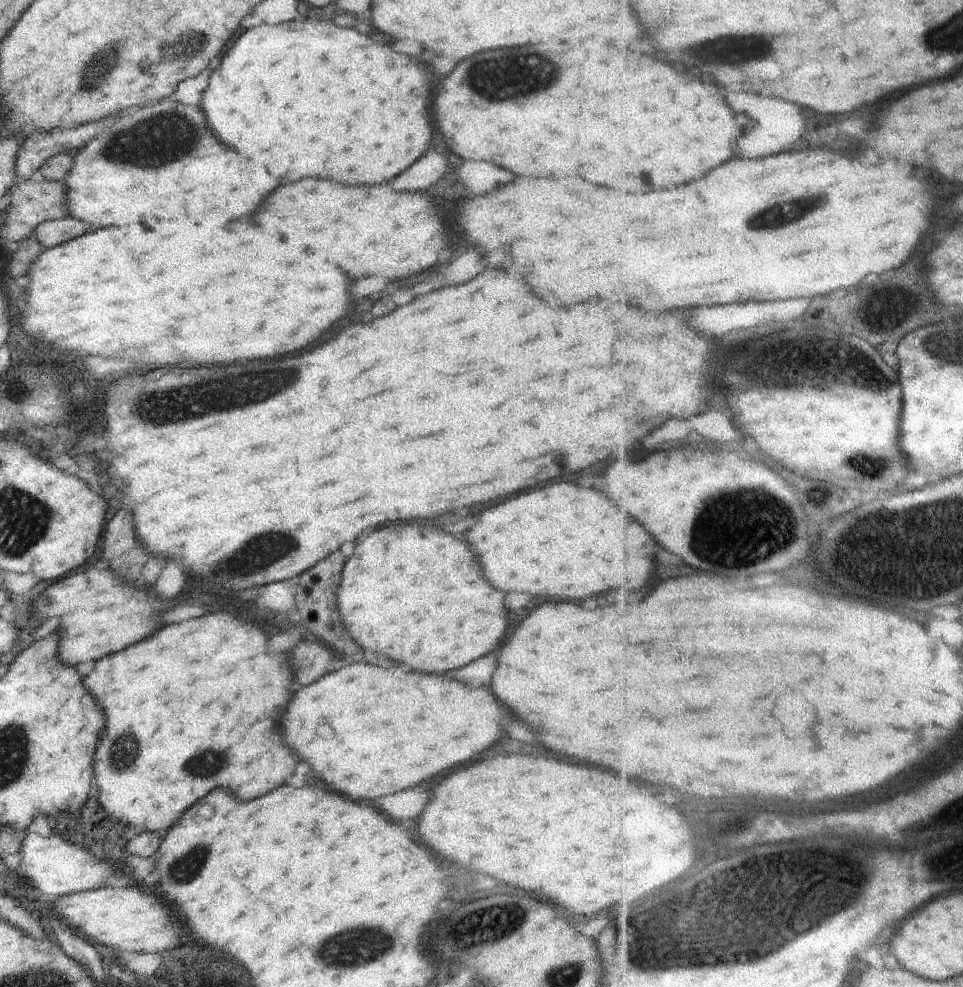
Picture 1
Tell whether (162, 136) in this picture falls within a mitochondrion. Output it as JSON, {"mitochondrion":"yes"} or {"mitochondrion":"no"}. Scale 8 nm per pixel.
{"mitochondrion":"yes"}

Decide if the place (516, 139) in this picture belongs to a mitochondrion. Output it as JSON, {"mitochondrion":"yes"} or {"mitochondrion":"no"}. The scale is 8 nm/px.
{"mitochondrion":"no"}

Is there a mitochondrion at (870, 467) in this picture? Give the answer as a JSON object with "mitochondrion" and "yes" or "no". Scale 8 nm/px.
{"mitochondrion":"yes"}

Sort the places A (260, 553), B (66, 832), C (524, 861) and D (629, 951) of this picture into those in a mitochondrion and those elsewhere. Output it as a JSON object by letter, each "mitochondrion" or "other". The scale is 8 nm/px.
{"A":"mitochondrion","B":"other","C":"other","D":"mitochondrion"}

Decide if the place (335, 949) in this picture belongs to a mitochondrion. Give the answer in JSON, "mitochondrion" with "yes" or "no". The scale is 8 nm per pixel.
{"mitochondrion":"yes"}

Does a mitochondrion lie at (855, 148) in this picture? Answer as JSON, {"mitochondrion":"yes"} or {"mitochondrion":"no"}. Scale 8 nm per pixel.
{"mitochondrion":"no"}

